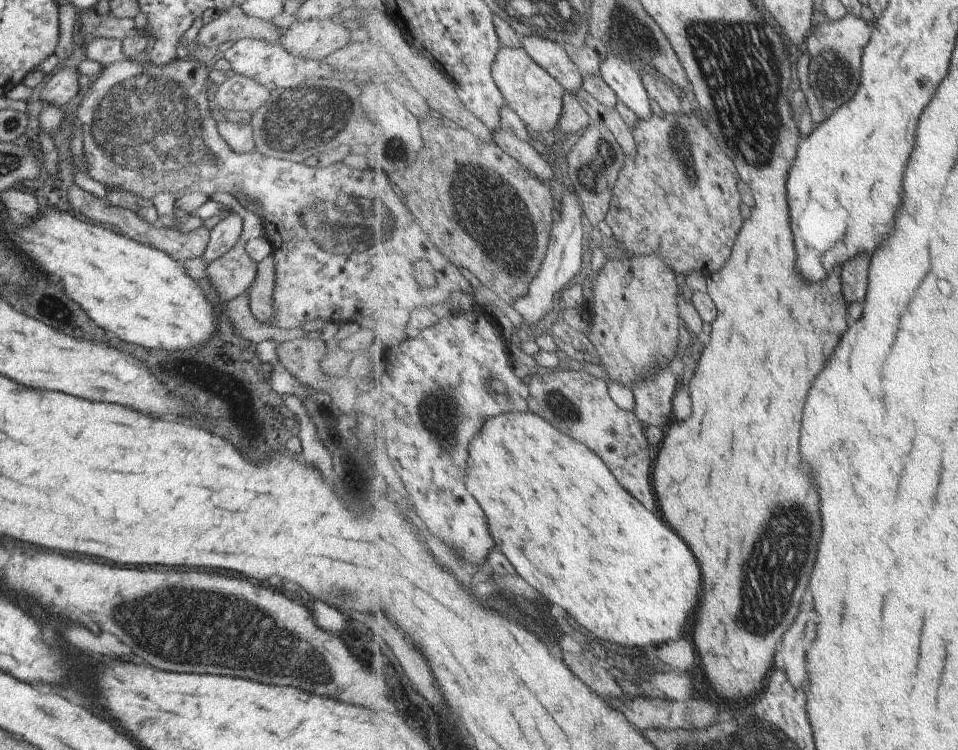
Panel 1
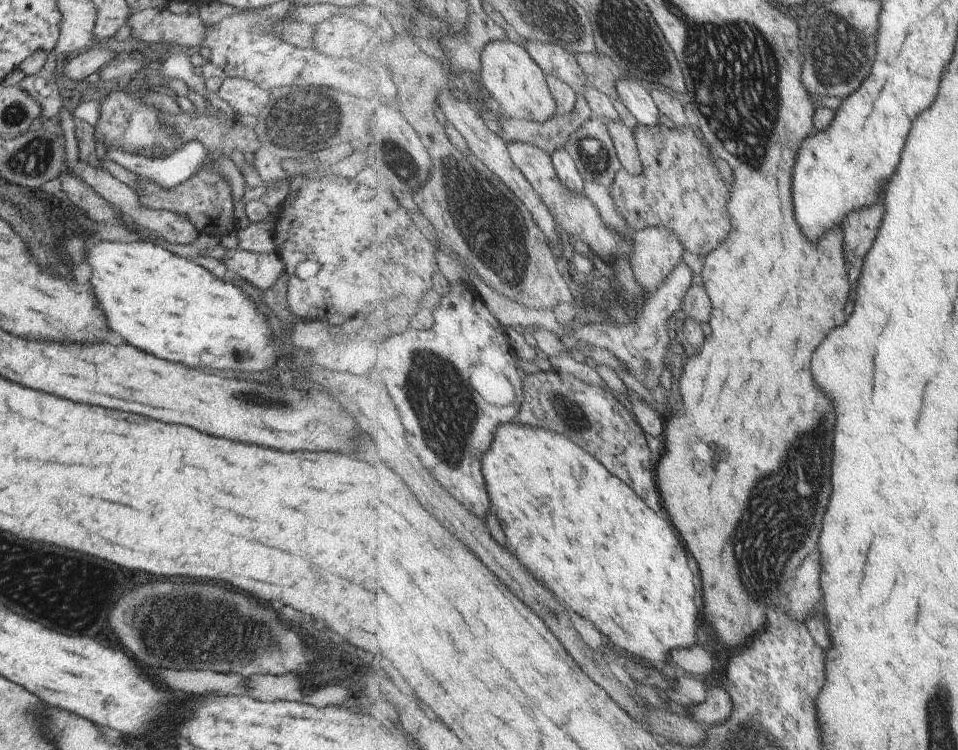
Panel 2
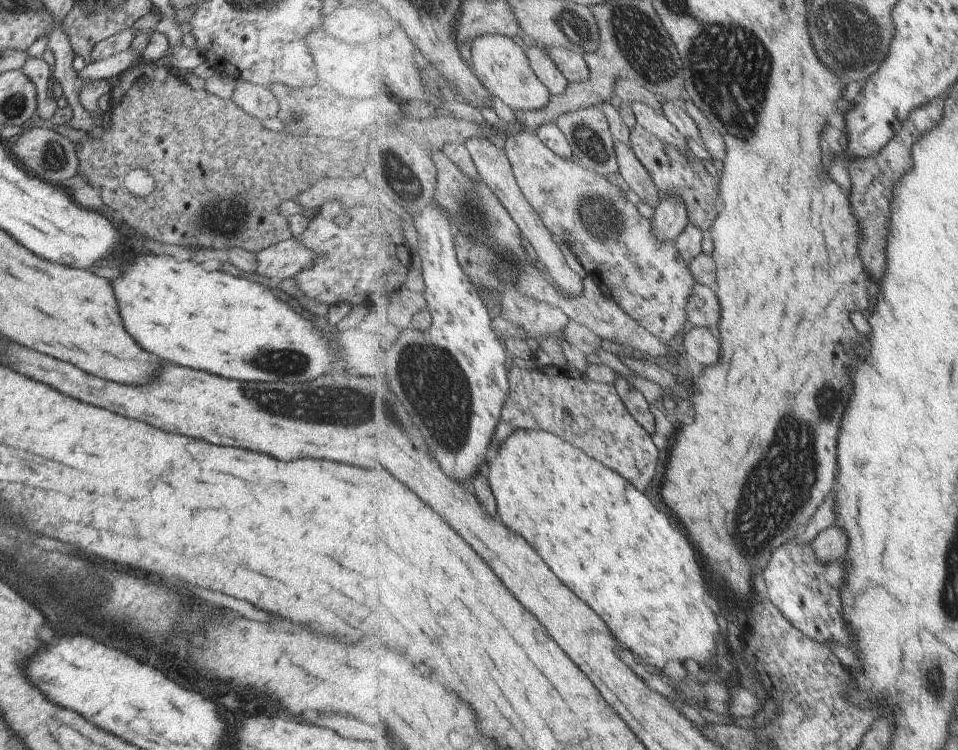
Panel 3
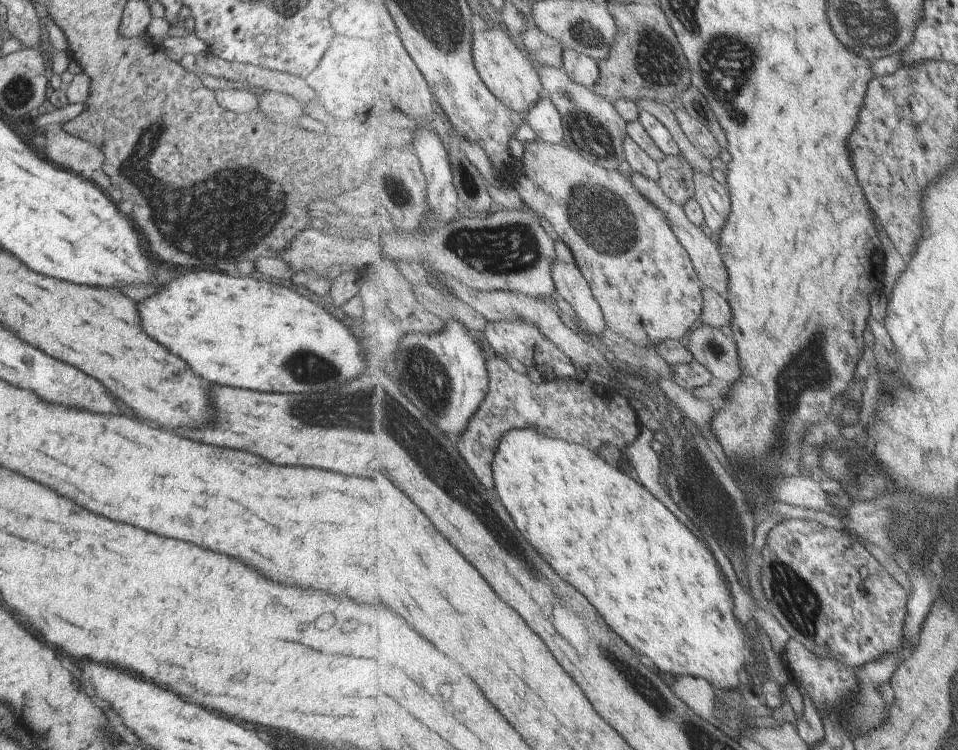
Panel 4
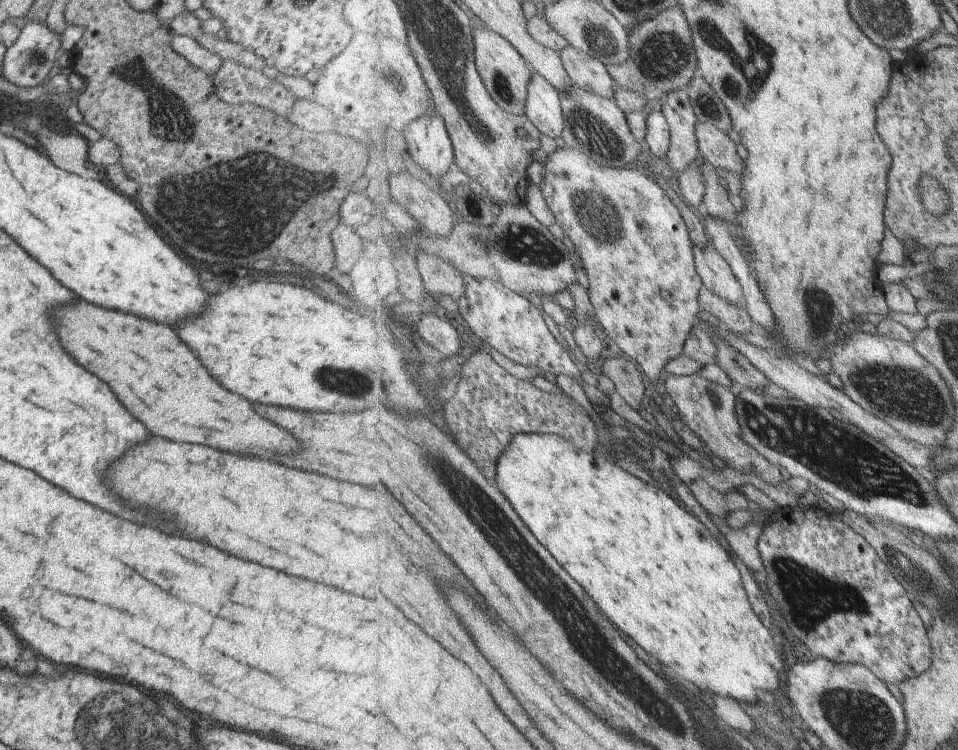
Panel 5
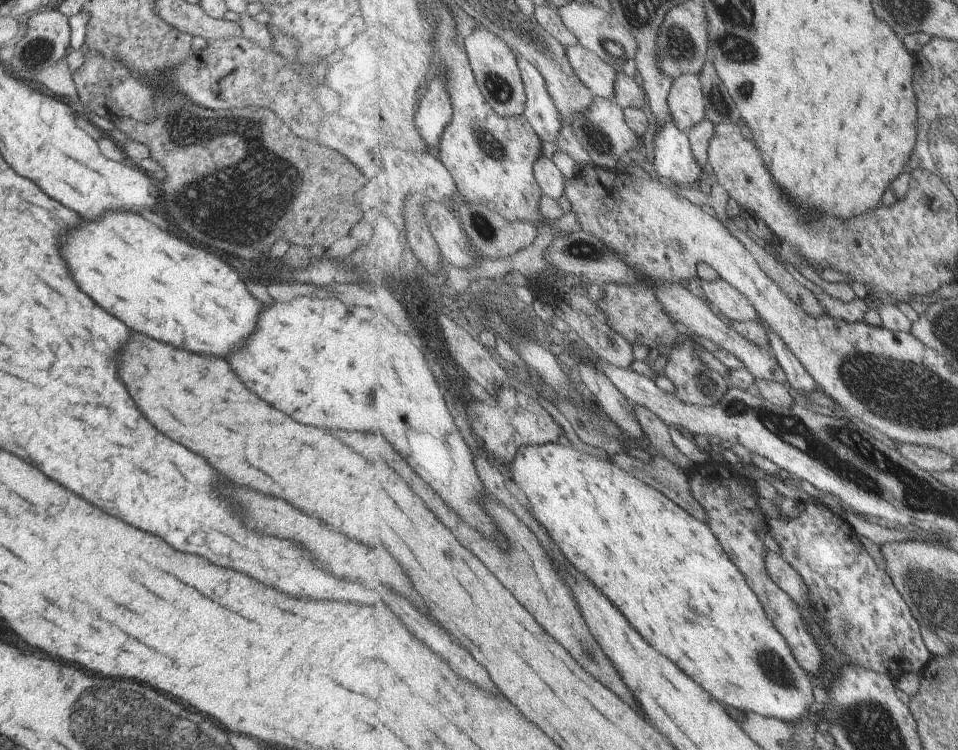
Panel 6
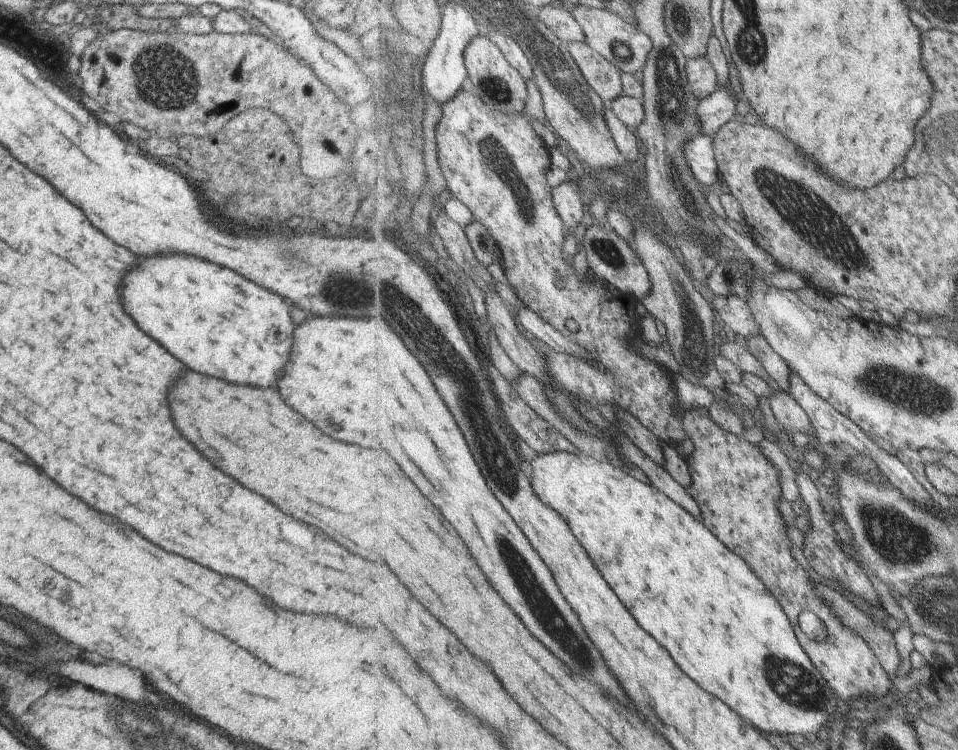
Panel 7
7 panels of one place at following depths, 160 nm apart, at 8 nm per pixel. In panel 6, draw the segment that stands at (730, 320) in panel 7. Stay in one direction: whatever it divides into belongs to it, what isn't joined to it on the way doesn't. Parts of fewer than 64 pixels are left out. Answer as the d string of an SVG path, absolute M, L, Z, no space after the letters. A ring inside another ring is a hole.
M722 277L717 280L704 280L701 282L707 300L733 322L758 321L757 310L753 304Z

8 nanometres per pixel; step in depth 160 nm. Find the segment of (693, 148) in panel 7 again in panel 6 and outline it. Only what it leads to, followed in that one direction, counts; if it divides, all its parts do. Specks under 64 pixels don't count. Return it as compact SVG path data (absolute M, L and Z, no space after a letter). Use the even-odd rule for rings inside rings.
M667 122L662 132L654 136L653 159L655 163L655 176L670 179L675 184L687 186L689 183L699 181L706 173L706 169L697 162L688 133L681 131L674 122Z

